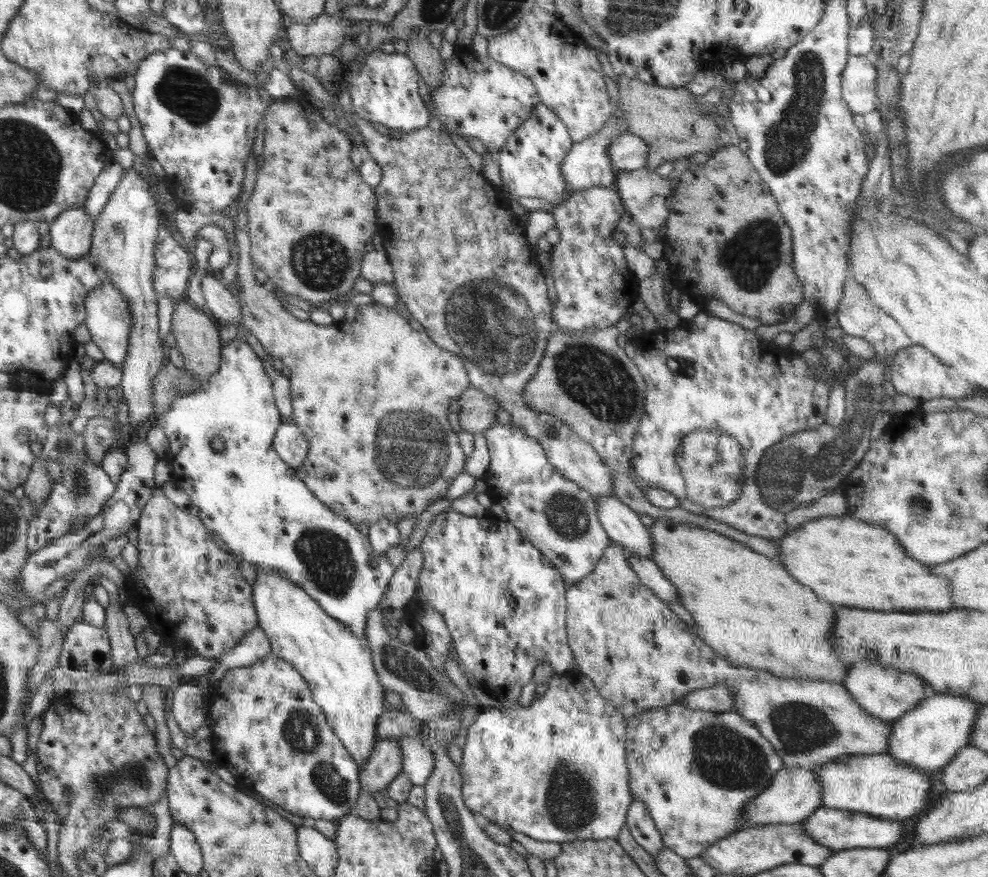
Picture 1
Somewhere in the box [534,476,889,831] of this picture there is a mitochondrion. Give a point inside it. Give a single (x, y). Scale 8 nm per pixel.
(725, 757)

